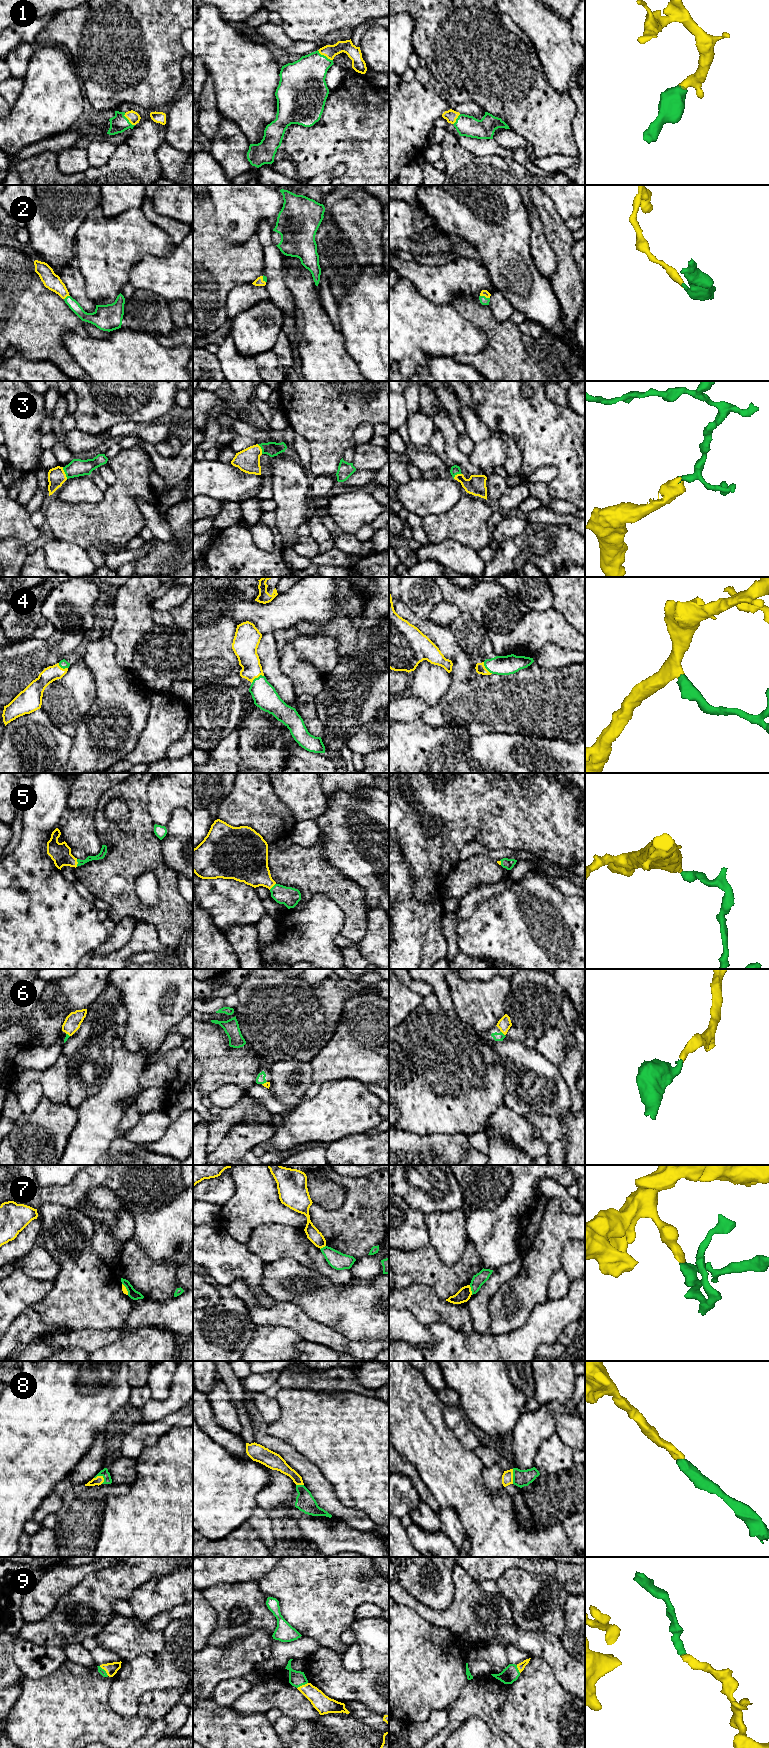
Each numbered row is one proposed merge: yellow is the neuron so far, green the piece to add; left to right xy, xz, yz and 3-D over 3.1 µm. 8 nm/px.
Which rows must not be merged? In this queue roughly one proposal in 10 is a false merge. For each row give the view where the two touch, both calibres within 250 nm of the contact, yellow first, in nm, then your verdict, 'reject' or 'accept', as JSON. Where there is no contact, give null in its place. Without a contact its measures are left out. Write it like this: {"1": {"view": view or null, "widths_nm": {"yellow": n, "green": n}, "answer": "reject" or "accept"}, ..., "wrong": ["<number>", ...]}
{"1": {"view": "xz", "widths_nm": {"yellow": 110, "green": 320}, "answer": "accept"}, "2": {"view": "yz", "widths_nm": {"yellow": 50, "green": 60}, "answer": "accept"}, "3": {"view": "xy", "widths_nm": {"yellow": 140, "green": 140}, "answer": "accept"}, "4": {"view": "xz", "widths_nm": {"yellow": 180, "green": 200}, "answer": "accept"}, "5": {"view": "xy", "widths_nm": {"yellow": 170, "green": 60}, "answer": "accept"}, "6": {"view": "yz", "widths_nm": {"yellow": 110, "green": 70}, "answer": "accept"}, "7": {"view": "yz", "widths_nm": {"yellow": 110, "green": 100}, "answer": "reject"}, "8": {"view": "xy", "widths_nm": {"yellow": 70, "green": 60}, "answer": "accept"}, "9": {"view": "xy", "widths_nm": {"yellow": 100, "green": 50}, "answer": "accept"}, "wrong": ["7"]}

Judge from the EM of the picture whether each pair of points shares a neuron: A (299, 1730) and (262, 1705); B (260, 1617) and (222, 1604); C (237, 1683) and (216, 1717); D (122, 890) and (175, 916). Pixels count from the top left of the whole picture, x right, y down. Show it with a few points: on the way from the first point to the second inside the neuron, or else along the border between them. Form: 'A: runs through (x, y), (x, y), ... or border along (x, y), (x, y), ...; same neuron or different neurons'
A: border along (283, 1714), (294, 1719), (306, 1720); different neurons
B: runs through (251, 1610), (244, 1609), (239, 1604), (231, 1604); same neuron
C: border along (211, 1698), (220, 1705), (232, 1708); different neurons
D: runs through (134, 903), (144, 913), (162, 914); same neuron

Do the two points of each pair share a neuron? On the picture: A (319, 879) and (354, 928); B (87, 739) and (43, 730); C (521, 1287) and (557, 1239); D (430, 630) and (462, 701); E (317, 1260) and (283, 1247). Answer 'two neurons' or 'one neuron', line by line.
A: one neuron
B: two neurons
C: one neuron
D: one neuron
E: one neuron

